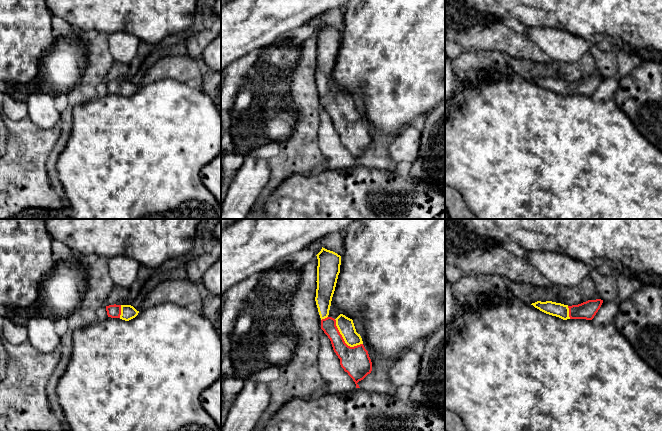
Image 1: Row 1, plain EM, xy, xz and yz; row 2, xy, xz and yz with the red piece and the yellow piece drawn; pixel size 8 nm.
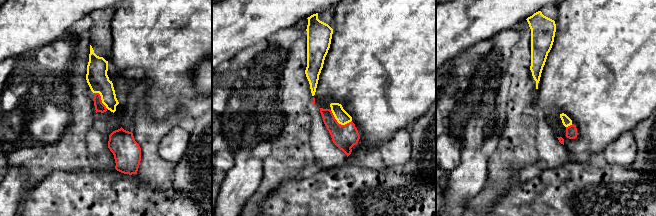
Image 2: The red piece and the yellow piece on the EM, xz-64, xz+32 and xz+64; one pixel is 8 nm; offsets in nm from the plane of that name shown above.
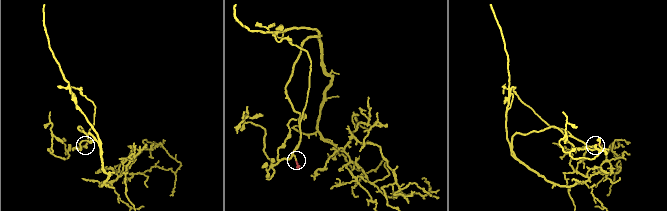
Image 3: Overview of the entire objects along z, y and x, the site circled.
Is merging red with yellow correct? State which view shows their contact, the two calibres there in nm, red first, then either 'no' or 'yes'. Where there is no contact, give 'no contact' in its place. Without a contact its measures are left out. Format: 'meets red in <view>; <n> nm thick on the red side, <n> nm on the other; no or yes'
meets red in xz; 220 nm thick on the red side, 140 nm on the other; yes

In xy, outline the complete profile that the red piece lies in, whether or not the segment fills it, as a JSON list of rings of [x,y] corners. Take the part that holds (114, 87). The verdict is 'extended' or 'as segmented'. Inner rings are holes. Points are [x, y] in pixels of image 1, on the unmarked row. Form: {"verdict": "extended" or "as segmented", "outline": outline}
{"verdict": "extended", "outline": [[[116,80],[106,82],[106,87],[108,93],[120,94],[125,97],[129,97],[135,94],[139,89],[139,87],[137,87],[131,81],[116,81]]]}

